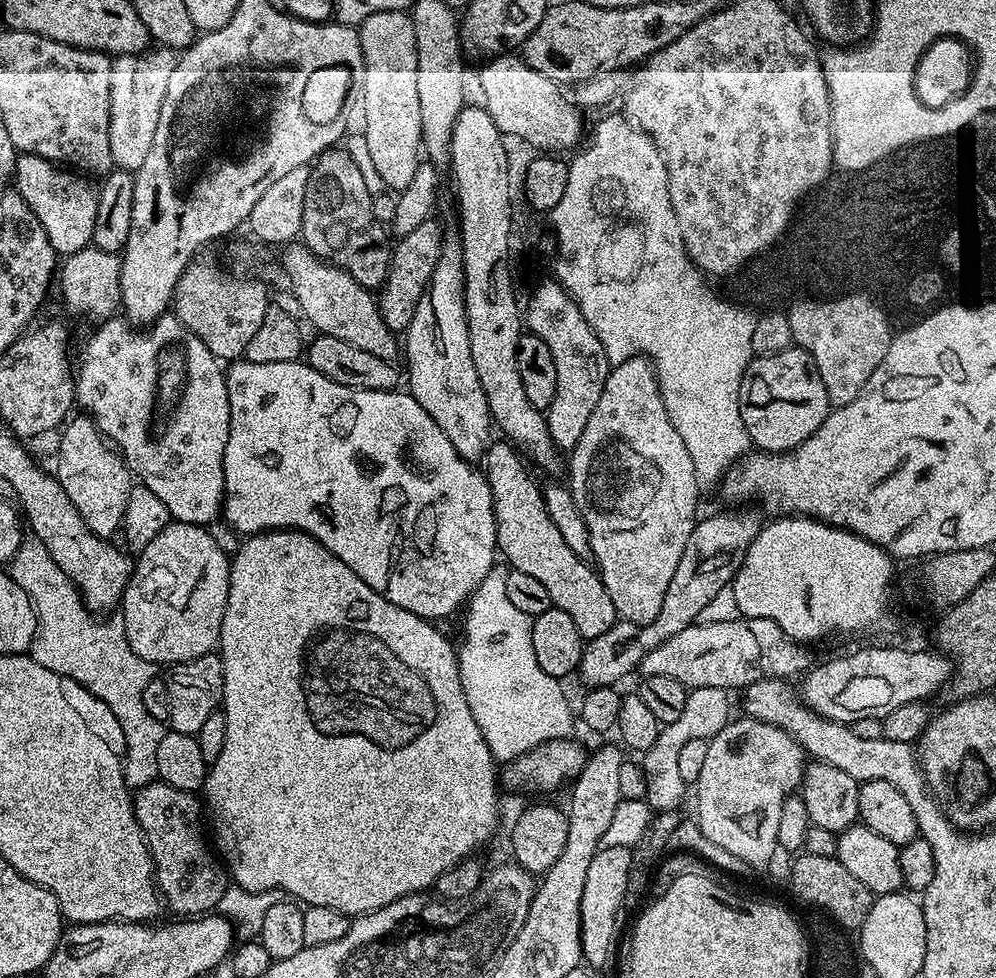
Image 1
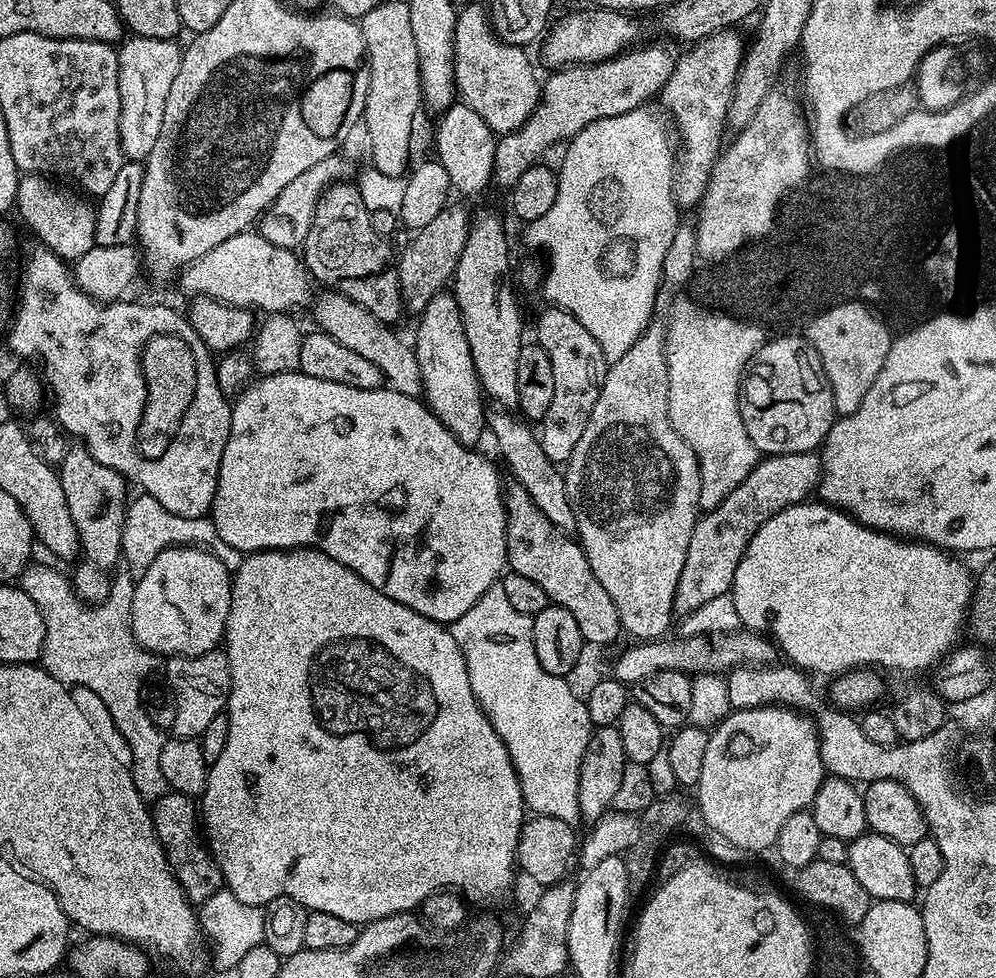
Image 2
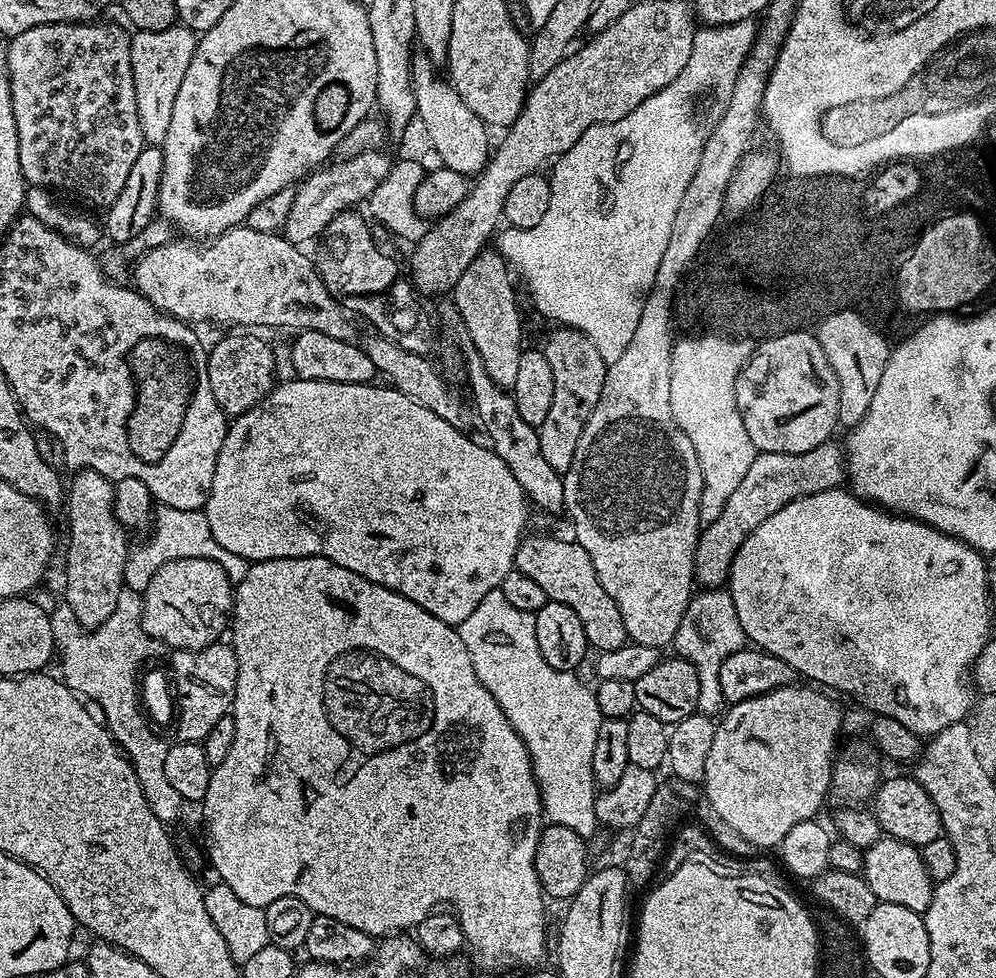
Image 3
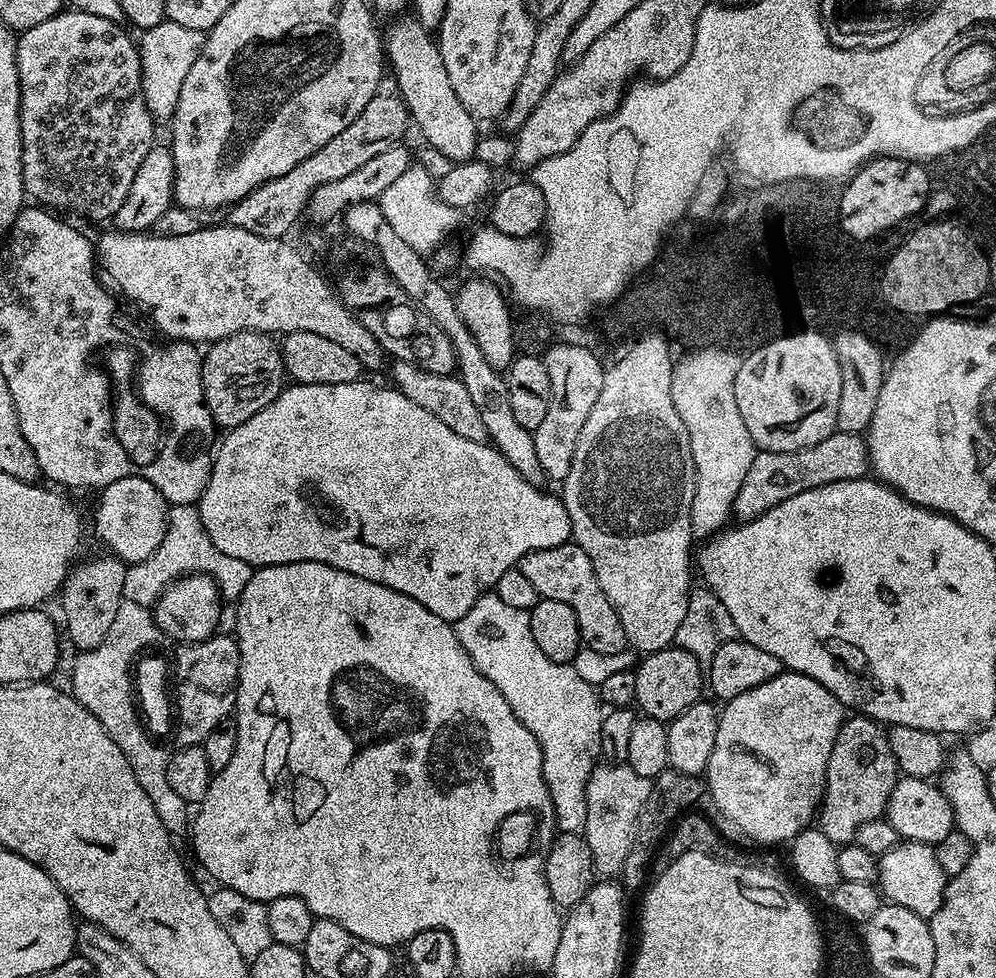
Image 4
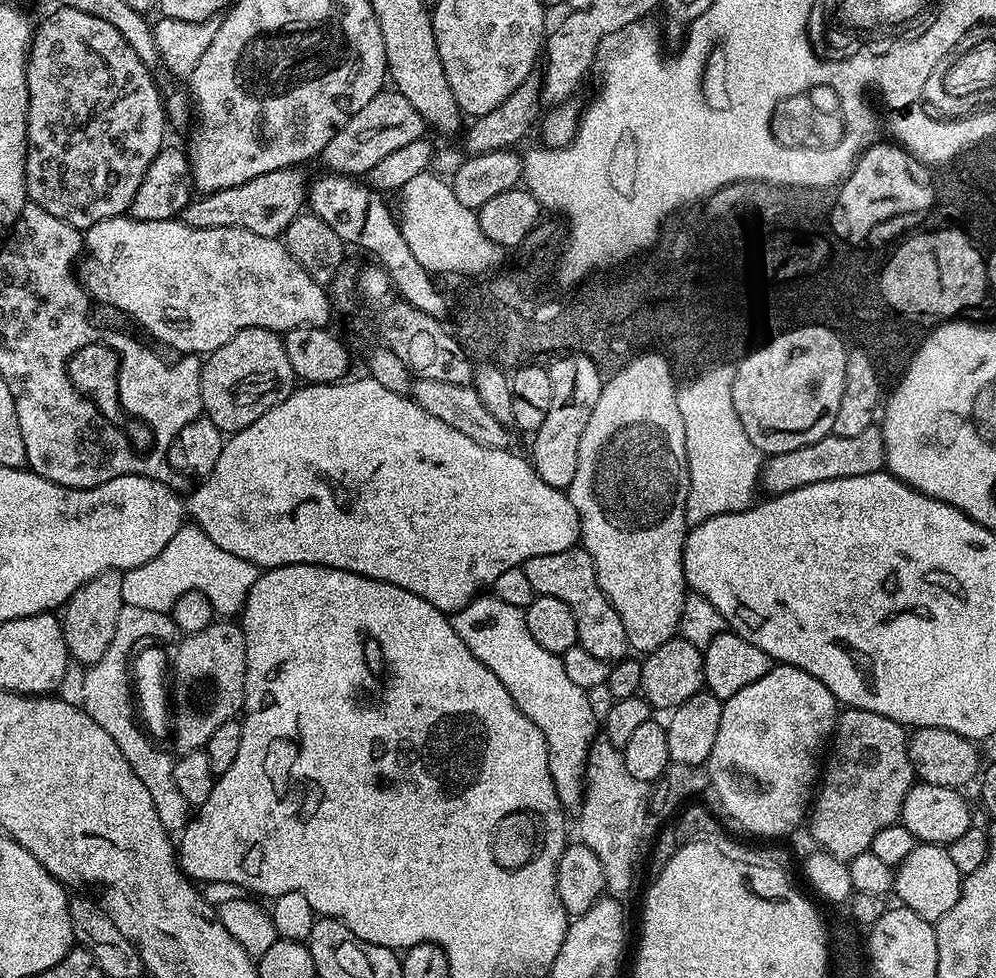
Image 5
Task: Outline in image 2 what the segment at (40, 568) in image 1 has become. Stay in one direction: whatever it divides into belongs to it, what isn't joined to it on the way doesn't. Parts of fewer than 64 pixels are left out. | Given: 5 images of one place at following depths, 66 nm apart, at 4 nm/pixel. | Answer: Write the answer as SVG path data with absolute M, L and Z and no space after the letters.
M29 563L20 573L18 584L26 594L30 594L30 598L34 598L38 610L42 610L46 638L39 663L51 676L58 678L58 682L73 689L85 688L104 703L113 726L124 735L132 751L130 771L138 794L145 802L159 800L169 791L166 777L162 774L162 746L166 736L148 717L140 701L140 691L144 688L144 679L152 672L154 656L140 647L132 633L130 599L123 598L117 602L116 620L104 620L99 607L87 606L76 595L67 575L63 576L44 564Z

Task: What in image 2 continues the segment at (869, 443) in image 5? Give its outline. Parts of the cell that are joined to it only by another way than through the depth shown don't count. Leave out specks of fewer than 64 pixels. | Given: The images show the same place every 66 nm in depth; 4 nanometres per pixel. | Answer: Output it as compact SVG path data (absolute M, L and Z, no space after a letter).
M816 452L765 455L757 459L747 478L730 490L717 508L704 512L697 519L686 550L686 566L682 566L682 578L678 578L678 590L674 594L675 615L686 617L713 598L729 595L738 562L742 562L742 554L746 554L748 540L754 538L756 531L774 514L805 503L811 497L808 495L819 489L821 471L822 460Z

